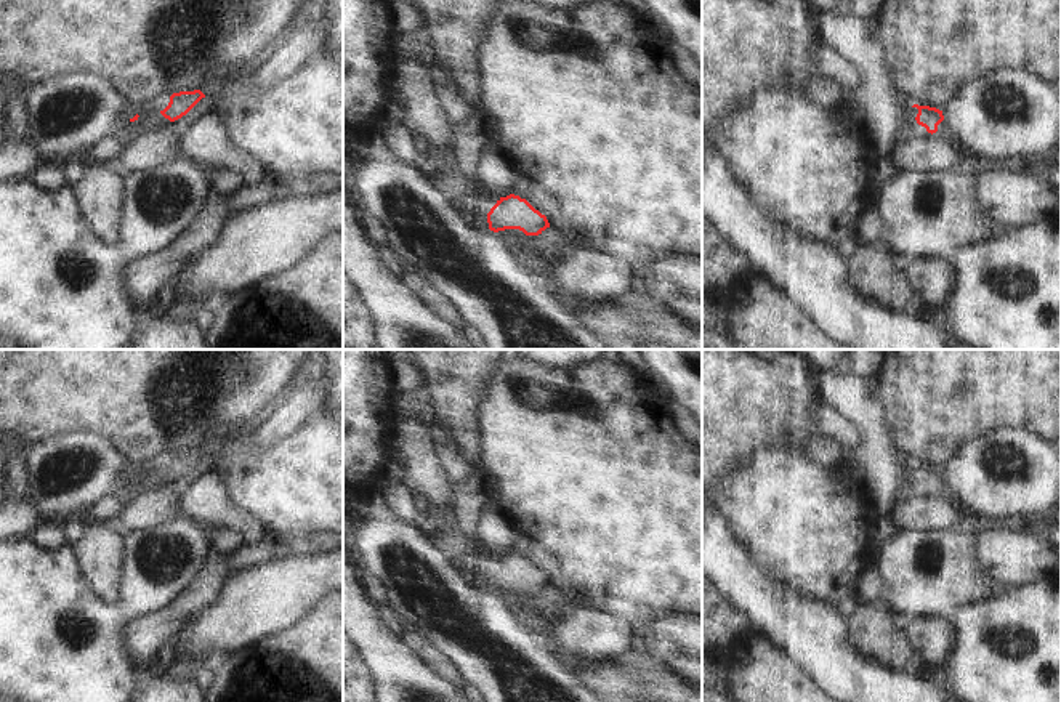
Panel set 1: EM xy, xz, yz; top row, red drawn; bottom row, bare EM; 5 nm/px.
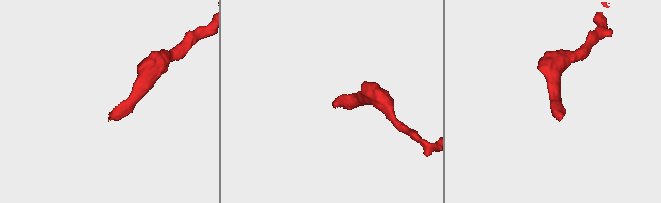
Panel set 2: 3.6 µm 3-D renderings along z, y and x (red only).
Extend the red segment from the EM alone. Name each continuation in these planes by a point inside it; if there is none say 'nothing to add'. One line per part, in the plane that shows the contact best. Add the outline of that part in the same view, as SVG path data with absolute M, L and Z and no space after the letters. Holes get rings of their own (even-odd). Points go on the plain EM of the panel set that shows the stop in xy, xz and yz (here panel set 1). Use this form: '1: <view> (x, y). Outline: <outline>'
1: yz (919, 491). Outline: M912 466L910 470L910 476L912 476L912 487L910 487L910 495L917 497L917 498L928 498L931 495L934 497L942 497L947 494L947 482L946 479L942 479L939 484L938 484L938 490L936 492L928 492L925 486L918 484L915 476L918 473L918 468L917 466Z

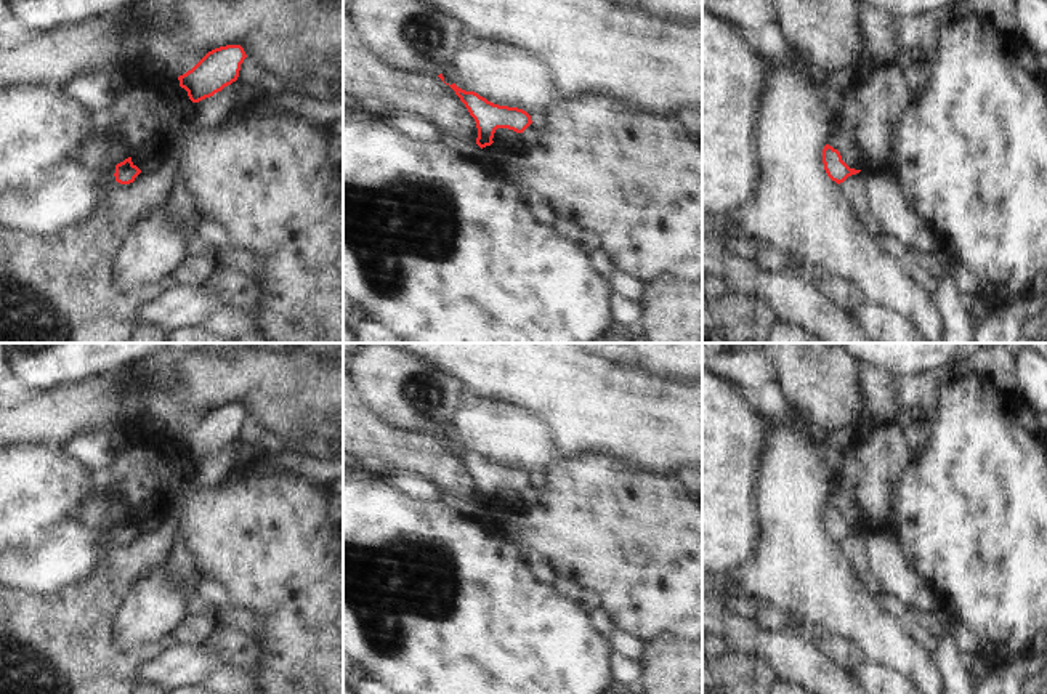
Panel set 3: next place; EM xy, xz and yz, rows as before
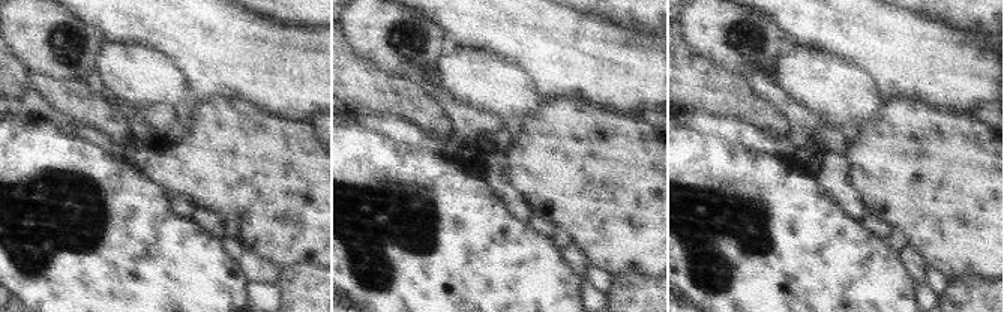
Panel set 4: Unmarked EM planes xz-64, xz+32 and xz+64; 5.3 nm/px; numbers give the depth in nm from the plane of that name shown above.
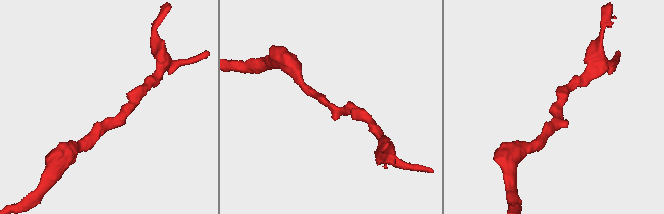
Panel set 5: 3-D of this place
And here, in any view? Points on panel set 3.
nothing to add

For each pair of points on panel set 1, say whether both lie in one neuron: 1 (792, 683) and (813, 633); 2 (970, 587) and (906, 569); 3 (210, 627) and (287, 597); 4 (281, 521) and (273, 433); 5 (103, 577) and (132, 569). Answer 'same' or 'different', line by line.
1: different
2: same
3: same
4: different
5: different

